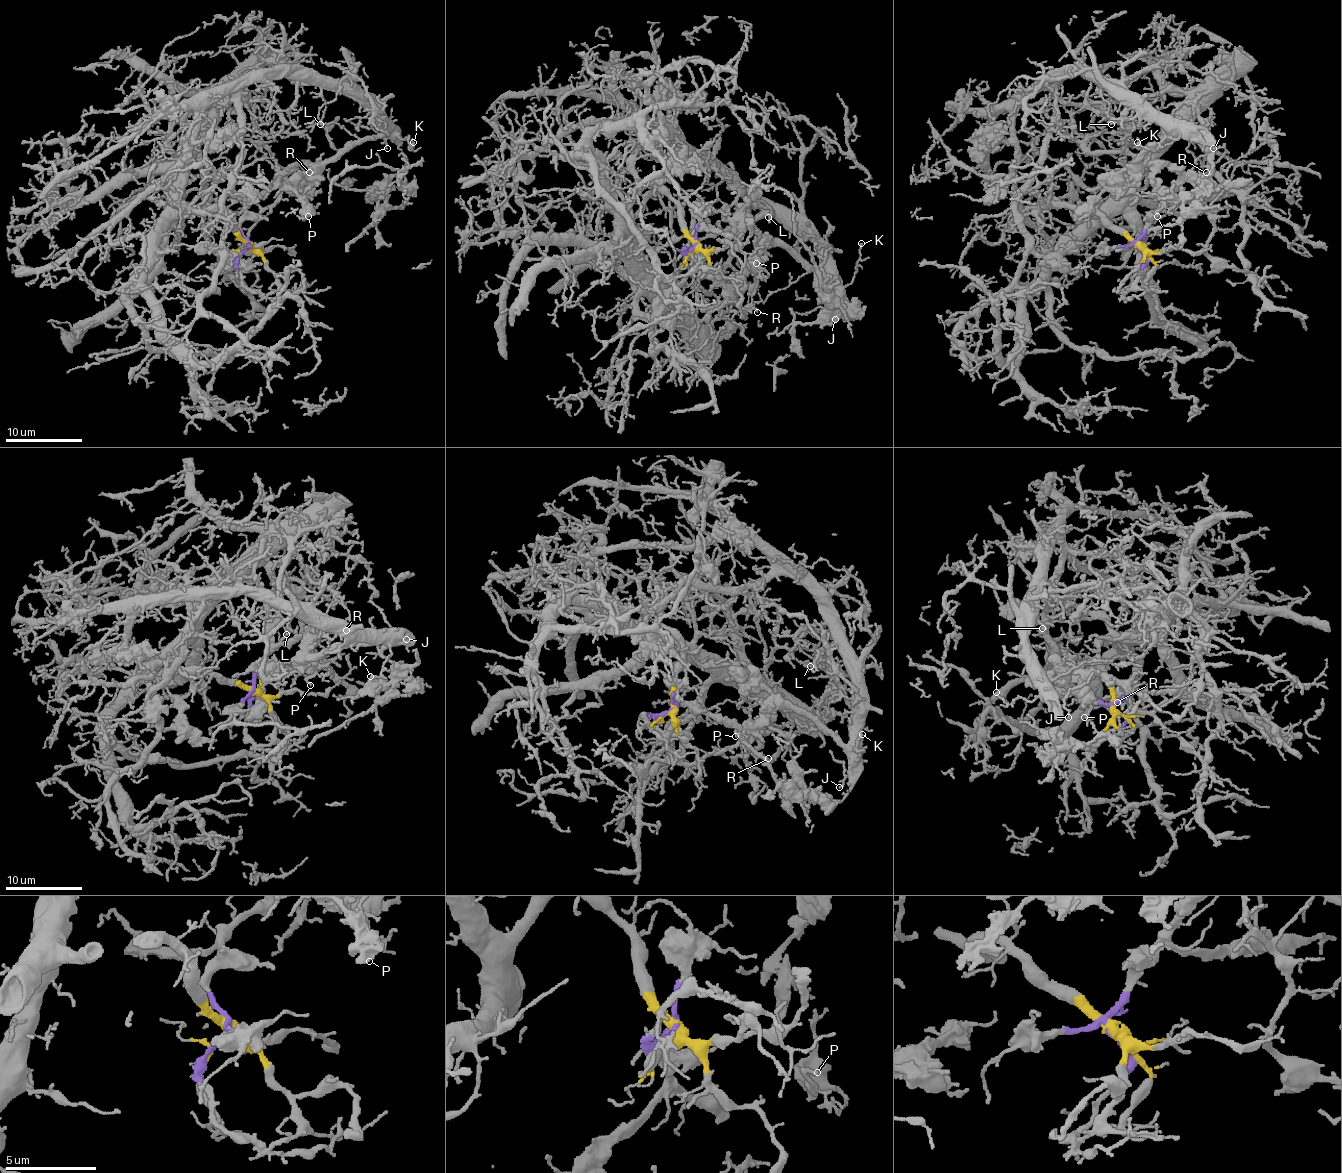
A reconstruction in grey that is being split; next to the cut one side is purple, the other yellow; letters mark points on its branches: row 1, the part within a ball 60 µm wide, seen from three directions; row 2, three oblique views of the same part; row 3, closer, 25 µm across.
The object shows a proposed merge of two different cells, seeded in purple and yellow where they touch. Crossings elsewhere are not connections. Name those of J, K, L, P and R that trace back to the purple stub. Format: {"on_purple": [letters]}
{"on_purple": ["J", "K", "L", "P", "R"]}

